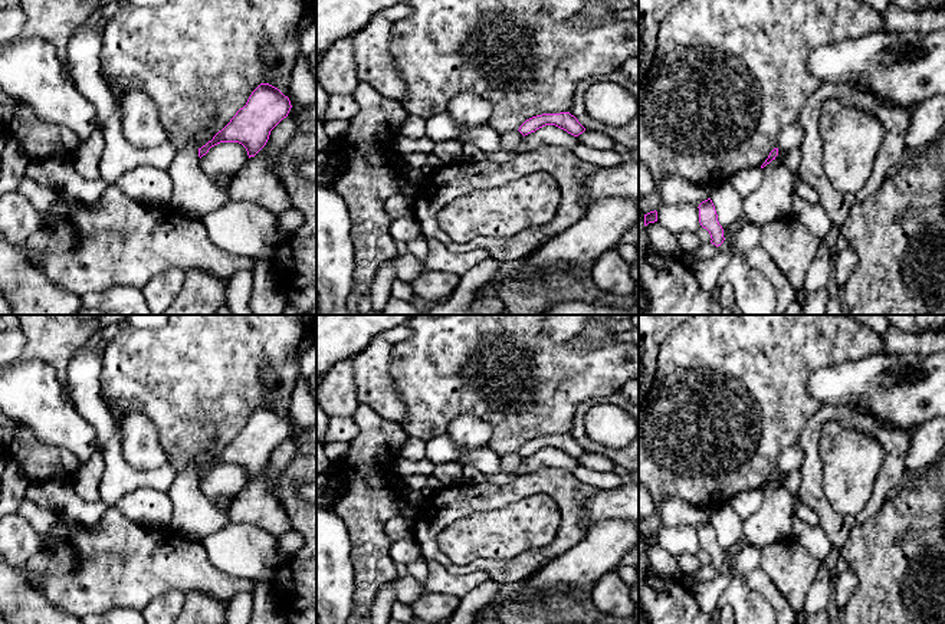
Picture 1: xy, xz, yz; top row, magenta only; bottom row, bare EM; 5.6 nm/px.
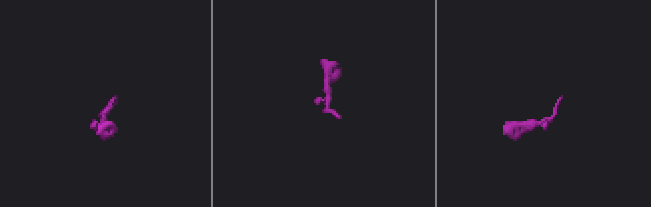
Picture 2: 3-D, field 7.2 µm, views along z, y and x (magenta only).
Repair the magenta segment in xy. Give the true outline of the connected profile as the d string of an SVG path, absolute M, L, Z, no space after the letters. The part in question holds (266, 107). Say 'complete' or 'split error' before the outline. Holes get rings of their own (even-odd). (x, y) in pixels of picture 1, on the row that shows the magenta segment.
complete; M260 83L230 122L198 148L198 157L220 142L239 142L246 148L249 158L255 157L266 145L270 131L288 116L291 108L289 98L278 88Z

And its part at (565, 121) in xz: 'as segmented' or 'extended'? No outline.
as segmented

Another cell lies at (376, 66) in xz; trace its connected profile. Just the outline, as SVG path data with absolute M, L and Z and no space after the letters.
M381 14L373 16L354 35L354 59L361 82L371 85L385 98L400 101L407 88L390 53L391 24Z

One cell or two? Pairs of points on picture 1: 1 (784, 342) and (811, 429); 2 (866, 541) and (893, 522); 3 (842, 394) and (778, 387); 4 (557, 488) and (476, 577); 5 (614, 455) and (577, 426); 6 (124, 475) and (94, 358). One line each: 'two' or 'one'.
1: two
2: one
3: two
4: two
5: one
6: one

